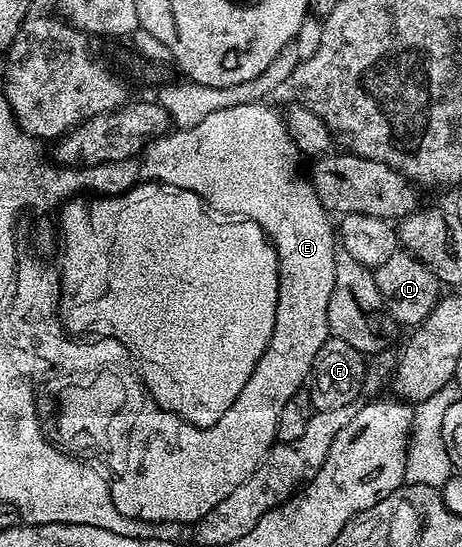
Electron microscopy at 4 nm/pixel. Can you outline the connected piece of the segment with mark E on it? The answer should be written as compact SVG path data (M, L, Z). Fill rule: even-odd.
M249 103L239 105L238 107L226 107L226 111L214 111L214 115L209 115L208 118L202 119L202 123L198 123L189 129L176 129L169 131L156 141L148 144L148 148L142 154L142 162L144 161L144 177L149 181L162 181L165 185L173 185L174 187L182 187L183 189L194 191L203 197L204 204L217 218L227 219L226 217L240 216L248 217L249 230L257 229L262 231L263 238L266 239L266 244L272 251L272 257L275 262L276 273L276 298L273 308L272 327L269 329L268 338L264 341L264 348L260 349L259 357L252 362L252 367L248 371L248 376L243 379L243 385L236 391L236 397L228 402L224 410L220 414L214 415L209 419L212 422L212 431L196 431L192 427L184 427L182 423L178 423L172 417L162 415L162 411L154 413L152 407L152 421L150 421L150 413L146 417L146 411L142 411L142 416L148 421L136 421L136 430L132 433L132 453L130 455L130 472L128 477L124 477L124 481L120 481L120 485L116 485L116 501L120 505L120 509L124 509L125 513L136 513L136 517L162 517L167 523L173 521L189 521L195 523L200 518L206 516L214 507L218 507L218 503L222 503L222 499L226 499L226 495L230 495L230 491L234 491L234 487L238 487L238 483L242 483L248 476L257 469L262 462L267 458L268 452L272 450L273 445L277 444L278 437L276 432L282 429L280 424L280 416L282 411L293 400L292 396L300 389L300 384L309 380L312 372L312 364L318 355L318 351L322 347L322 343L326 343L329 337L328 331L328 304L330 303L330 291L334 291L334 283L336 282L336 268L334 267L334 259L338 245L338 237L334 232L334 225L330 220L330 214L325 209L322 202L312 186L311 180L307 176L300 177L300 173L296 170L296 157L298 158L298 150L292 141L292 136L288 133L288 126L285 118L276 109L271 109L270 106L264 105L268 103Z

